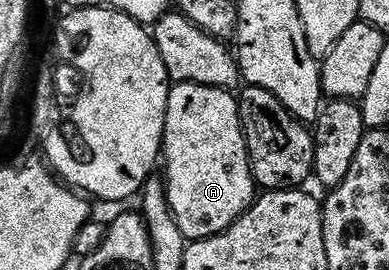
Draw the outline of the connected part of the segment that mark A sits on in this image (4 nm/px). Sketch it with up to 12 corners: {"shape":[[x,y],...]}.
{"shape":[[175,81],[161,156],[176,227],[201,241],[256,186],[231,90]]}

